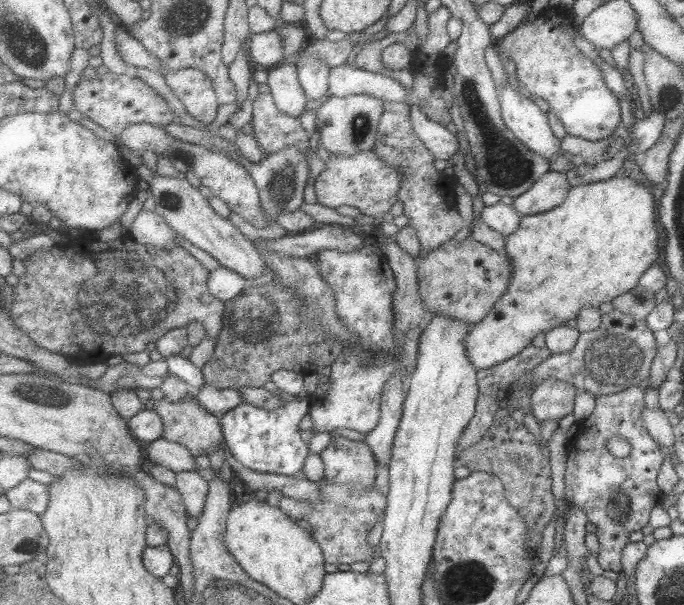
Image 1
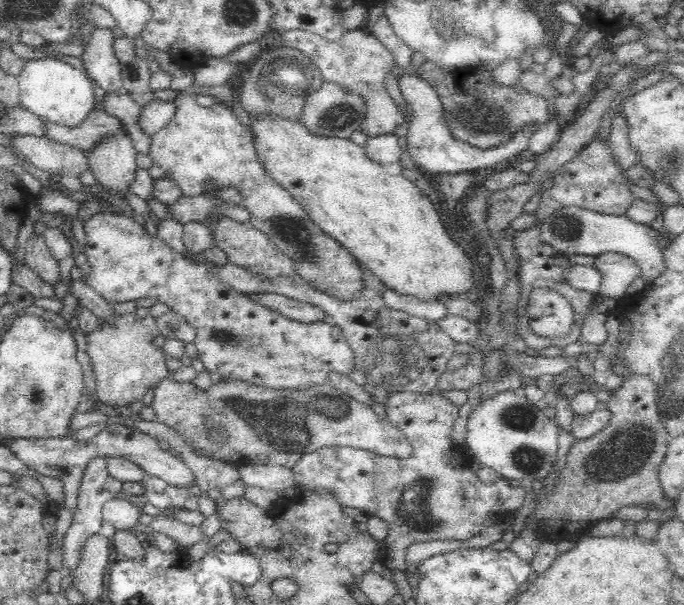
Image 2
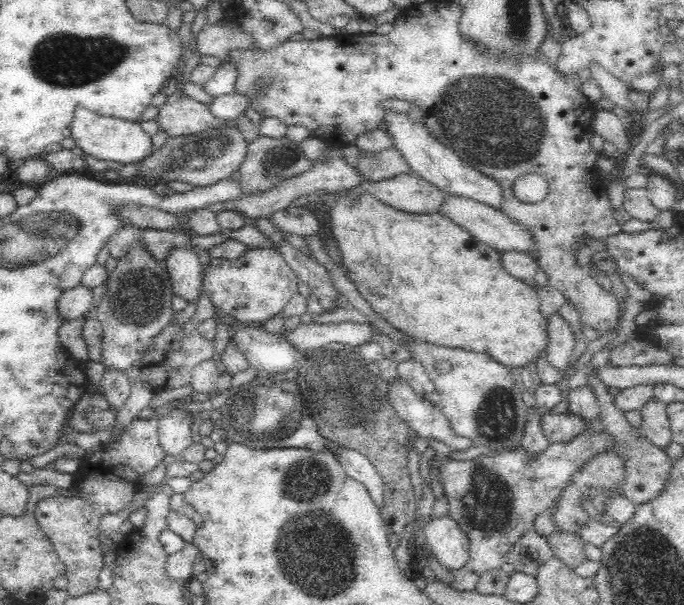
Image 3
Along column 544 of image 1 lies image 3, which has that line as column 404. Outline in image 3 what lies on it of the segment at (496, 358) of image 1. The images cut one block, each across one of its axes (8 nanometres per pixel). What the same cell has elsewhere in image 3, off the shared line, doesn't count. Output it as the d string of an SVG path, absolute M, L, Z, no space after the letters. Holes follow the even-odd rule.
M340 192L340 194L335 195L337 197L336 203L332 204L332 208L330 208L330 232L334 237L334 243L338 245L337 249L342 258L340 264L346 270L352 283L356 285L360 295L372 307L372 310L385 318L398 331L408 335L408 337L414 337L418 341L424 341L424 343L486 353L490 358L508 368L510 366L524 366L526 362L536 360L540 356L540 352L544 352L548 347L547 326L549 322L544 319L544 315L540 312L540 299L538 293L536 293L536 287L532 283L517 280L506 272L502 265L501 254L496 249L479 242L474 236L470 235L470 232L441 213L410 214L390 207L370 193L363 193L354 197L348 192Z

